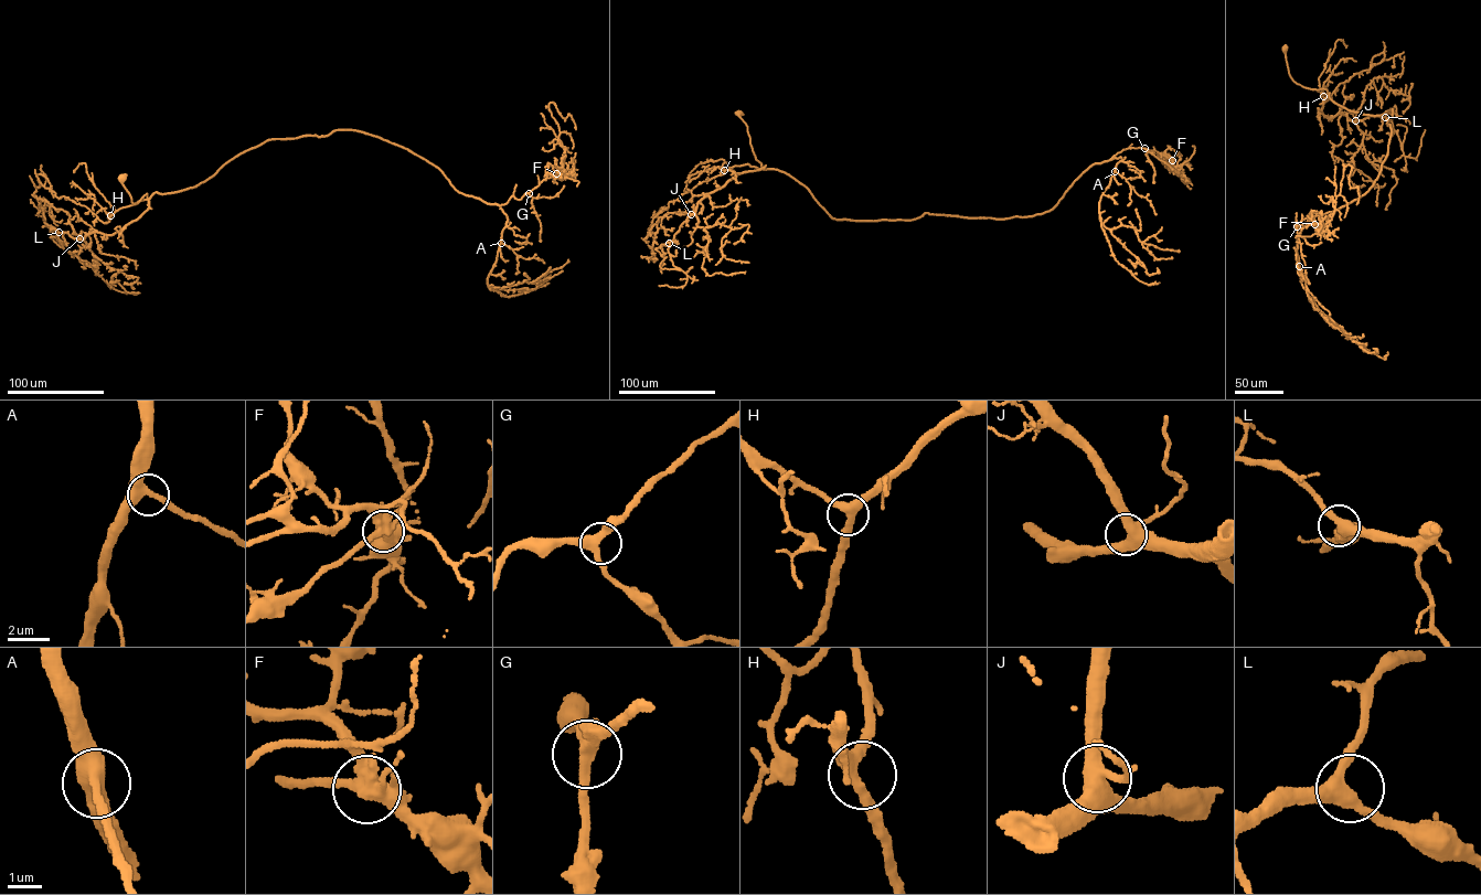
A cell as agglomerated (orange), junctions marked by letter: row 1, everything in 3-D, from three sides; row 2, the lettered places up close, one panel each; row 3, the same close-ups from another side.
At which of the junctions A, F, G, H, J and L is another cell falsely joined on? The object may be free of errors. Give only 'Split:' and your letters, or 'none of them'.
Split: F

